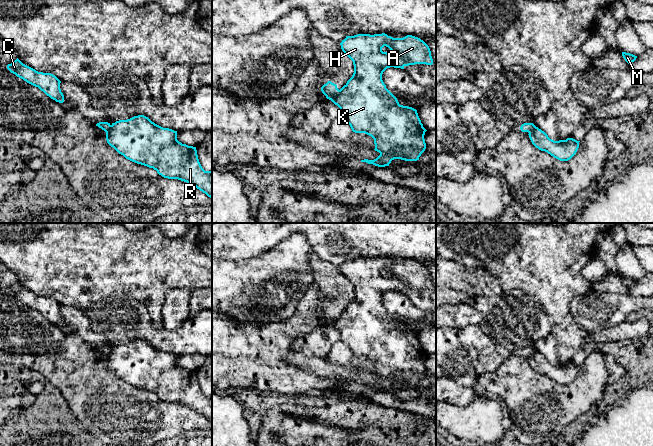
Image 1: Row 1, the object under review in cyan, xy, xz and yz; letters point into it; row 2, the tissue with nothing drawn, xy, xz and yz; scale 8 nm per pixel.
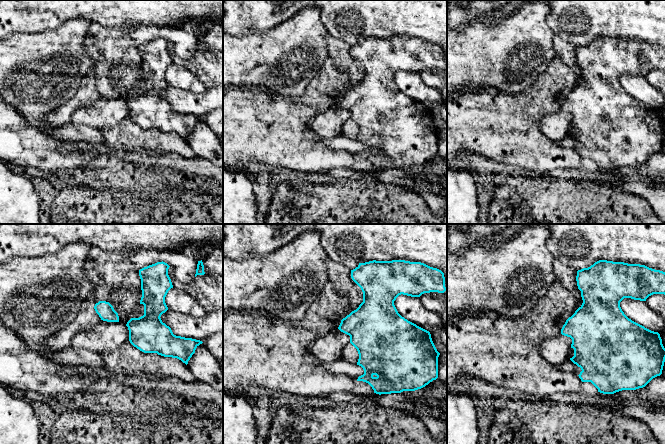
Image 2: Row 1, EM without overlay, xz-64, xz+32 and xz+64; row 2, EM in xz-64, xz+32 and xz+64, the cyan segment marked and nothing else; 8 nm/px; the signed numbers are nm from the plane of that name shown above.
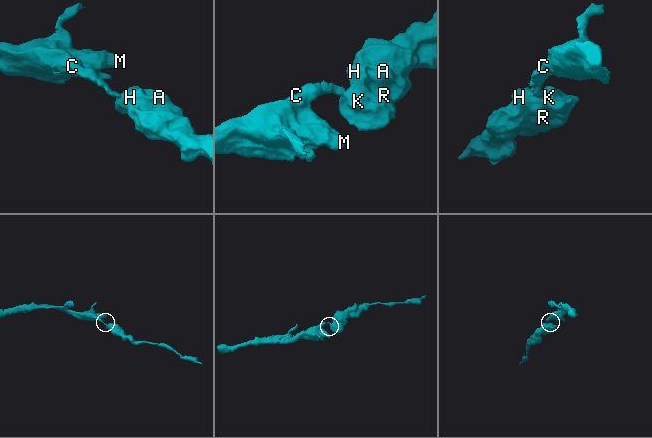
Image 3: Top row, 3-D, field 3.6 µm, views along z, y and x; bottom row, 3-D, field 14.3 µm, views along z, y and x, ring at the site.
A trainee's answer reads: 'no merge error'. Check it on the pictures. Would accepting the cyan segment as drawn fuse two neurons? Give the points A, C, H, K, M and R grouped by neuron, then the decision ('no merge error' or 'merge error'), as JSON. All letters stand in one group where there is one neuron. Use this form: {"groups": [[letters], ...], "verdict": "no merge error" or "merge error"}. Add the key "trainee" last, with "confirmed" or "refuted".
{"groups": [["A", "H", "K", "R"], ["C", "M"]], "verdict": "merge error", "trainee": "refuted"}

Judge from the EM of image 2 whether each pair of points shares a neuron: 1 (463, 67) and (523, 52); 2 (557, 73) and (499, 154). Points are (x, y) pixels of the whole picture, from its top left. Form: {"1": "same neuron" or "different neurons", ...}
{"1": "same neuron", "2": "same neuron"}

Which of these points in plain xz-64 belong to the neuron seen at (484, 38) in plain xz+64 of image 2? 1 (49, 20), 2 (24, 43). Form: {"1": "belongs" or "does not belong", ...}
{"1": "does not belong", "2": "belongs"}

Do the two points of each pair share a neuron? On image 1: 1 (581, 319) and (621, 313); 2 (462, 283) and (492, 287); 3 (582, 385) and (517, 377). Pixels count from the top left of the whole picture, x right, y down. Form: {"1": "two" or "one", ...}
{"1": "one", "2": "one", "3": "one"}

